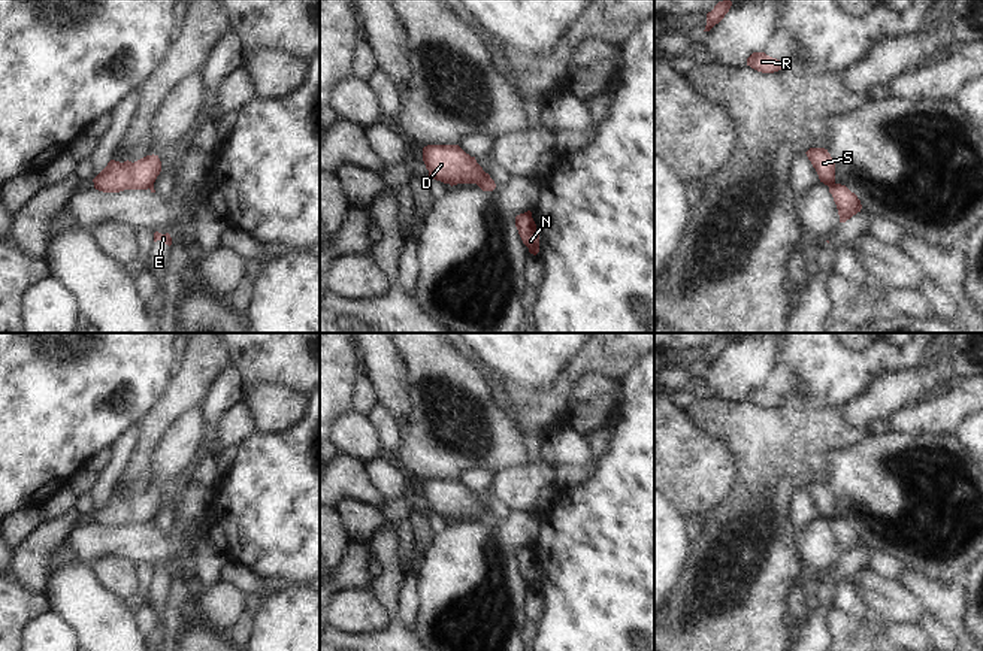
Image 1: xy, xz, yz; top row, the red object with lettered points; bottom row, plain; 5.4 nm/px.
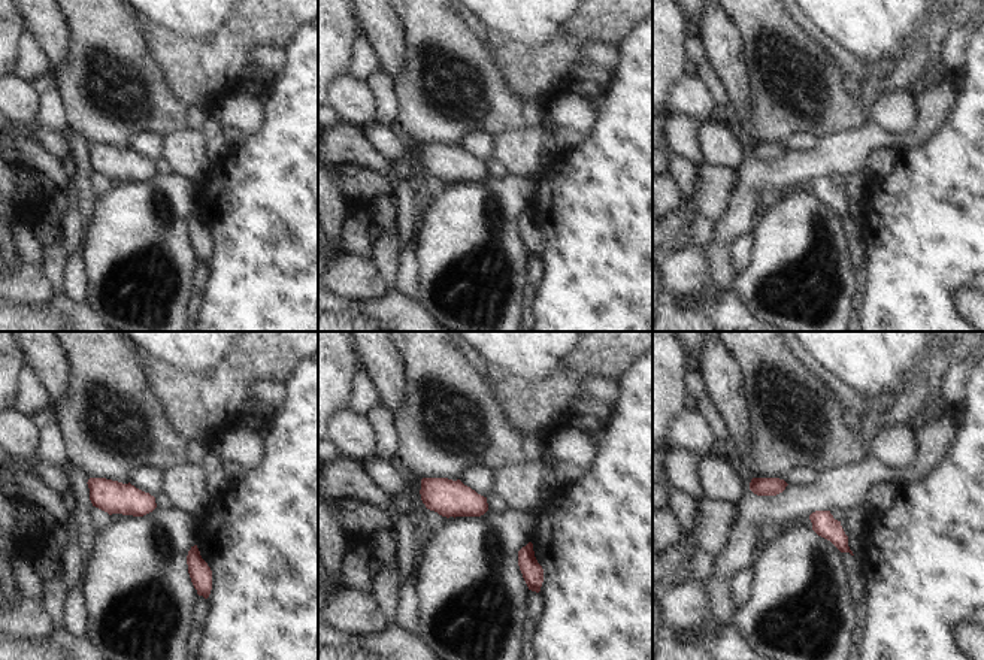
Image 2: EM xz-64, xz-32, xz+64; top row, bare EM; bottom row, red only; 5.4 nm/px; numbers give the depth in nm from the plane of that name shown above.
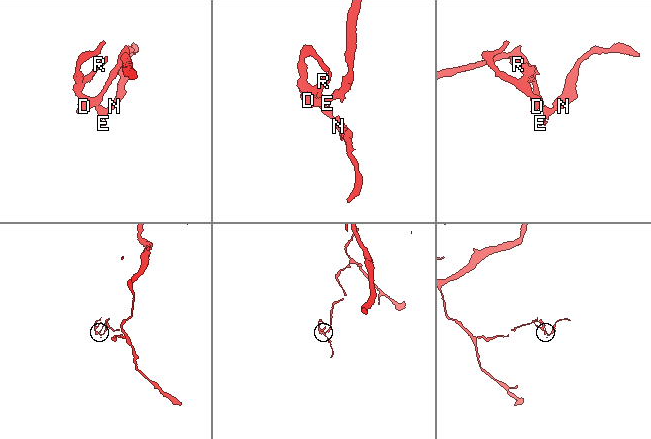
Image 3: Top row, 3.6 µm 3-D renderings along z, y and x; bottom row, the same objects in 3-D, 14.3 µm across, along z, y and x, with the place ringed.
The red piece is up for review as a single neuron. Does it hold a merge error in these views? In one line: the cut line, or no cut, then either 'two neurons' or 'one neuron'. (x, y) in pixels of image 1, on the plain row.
cut in xz along (486, 508), (475, 517); two neurons

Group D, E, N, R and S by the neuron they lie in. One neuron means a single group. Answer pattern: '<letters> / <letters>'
D R S / E N

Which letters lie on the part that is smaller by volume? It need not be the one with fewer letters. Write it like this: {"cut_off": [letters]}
{"cut_off": ["E", "N"]}

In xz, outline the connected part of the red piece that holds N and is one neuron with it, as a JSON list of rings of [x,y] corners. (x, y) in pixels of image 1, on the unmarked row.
[[[527,545],[515,551],[515,561],[523,578],[529,582],[529,587],[536,590],[539,587],[539,569],[536,566],[536,558],[532,552],[532,546]]]

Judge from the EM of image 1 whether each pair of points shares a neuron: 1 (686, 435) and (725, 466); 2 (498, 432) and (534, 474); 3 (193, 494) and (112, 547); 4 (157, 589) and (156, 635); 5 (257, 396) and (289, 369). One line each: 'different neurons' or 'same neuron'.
1: same neuron
2: different neurons
3: same neuron
4: same neuron
5: different neurons

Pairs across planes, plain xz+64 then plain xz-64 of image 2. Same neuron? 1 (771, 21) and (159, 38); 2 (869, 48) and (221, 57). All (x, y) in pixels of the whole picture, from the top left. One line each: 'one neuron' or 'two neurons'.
1: two neurons
2: two neurons

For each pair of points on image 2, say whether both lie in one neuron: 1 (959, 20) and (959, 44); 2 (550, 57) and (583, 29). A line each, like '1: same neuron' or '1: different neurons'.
1: different neurons
2: same neuron

